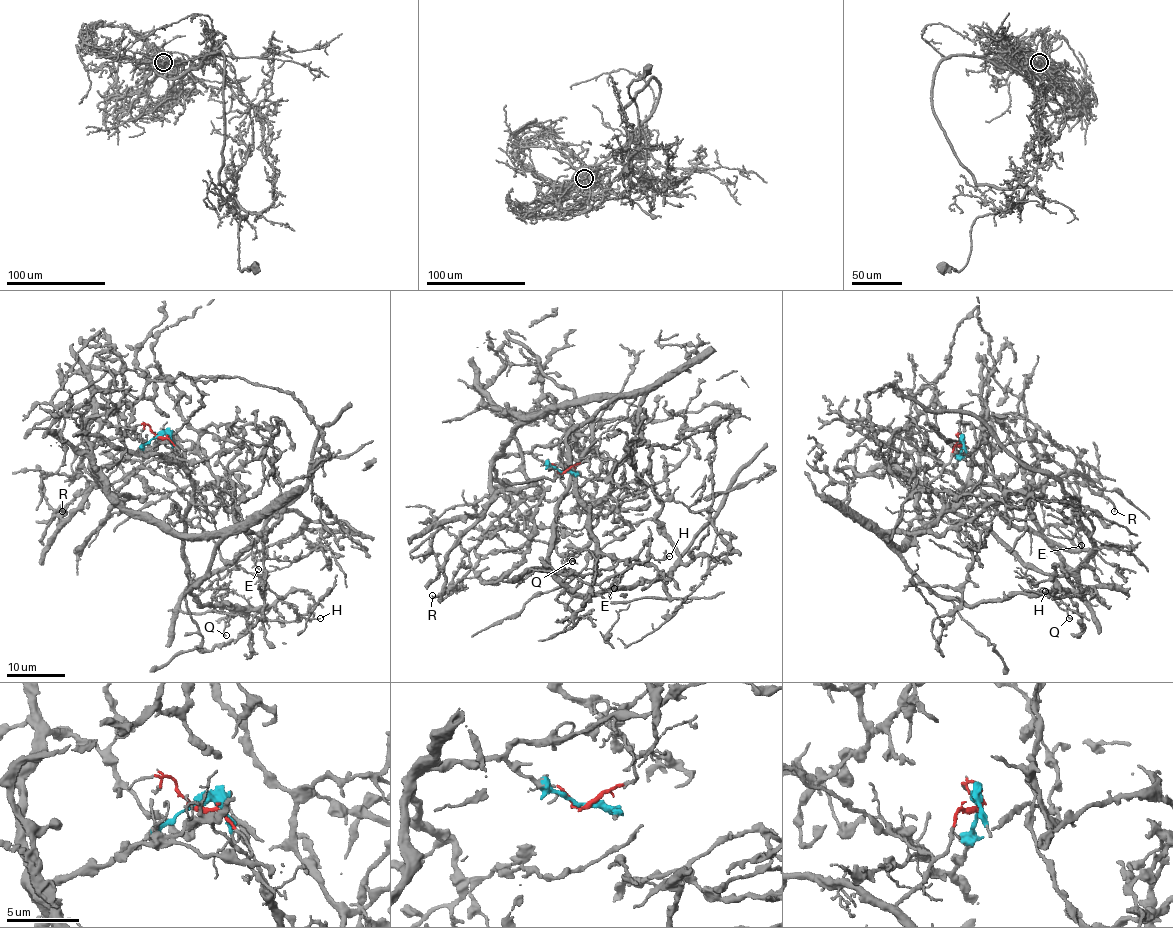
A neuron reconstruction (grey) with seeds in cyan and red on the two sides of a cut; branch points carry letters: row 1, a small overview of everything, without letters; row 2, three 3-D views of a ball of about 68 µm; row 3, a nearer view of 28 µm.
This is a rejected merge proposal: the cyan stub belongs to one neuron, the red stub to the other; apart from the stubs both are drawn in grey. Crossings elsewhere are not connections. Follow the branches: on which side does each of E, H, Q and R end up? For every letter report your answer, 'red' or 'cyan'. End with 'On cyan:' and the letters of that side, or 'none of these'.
E: red
H: red
Q: red
R: cyan
On cyan: R

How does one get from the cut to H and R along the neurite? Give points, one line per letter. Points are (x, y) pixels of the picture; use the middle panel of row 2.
H: (564, 472), (583, 462), (591, 438), (564, 496), (549, 562), (532, 570), (599, 584), (670, 556)
R: (564, 472), (500, 456), (512, 439), (544, 491), (525, 556), (499, 579), (464, 577), (431, 596)

